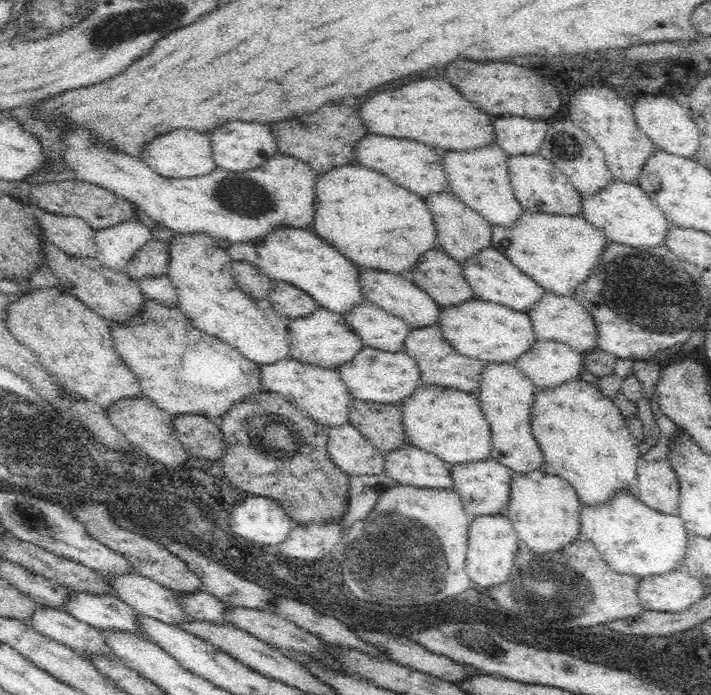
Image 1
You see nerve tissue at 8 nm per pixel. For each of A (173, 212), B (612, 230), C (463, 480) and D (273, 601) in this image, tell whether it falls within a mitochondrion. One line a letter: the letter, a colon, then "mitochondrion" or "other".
A: other
B: other
C: other
D: other

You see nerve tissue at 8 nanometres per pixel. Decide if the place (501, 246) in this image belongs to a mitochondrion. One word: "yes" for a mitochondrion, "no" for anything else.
no

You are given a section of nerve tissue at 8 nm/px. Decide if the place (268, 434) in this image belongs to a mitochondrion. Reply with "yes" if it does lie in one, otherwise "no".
yes

